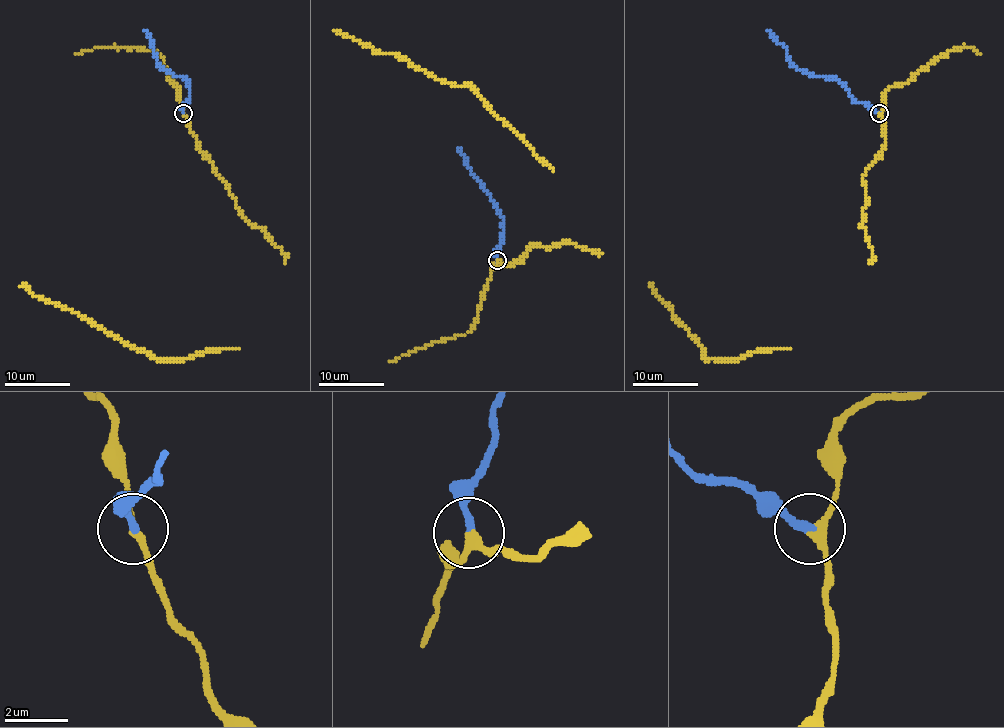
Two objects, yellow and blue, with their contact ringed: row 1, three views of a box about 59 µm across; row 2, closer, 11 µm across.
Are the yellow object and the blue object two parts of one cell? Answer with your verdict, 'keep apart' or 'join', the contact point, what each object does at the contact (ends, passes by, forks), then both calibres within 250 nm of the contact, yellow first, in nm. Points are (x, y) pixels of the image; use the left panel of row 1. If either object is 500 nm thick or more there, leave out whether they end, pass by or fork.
join; place (183, 113); yellow passes by; blue ends; calibres 240 and 280 nm

